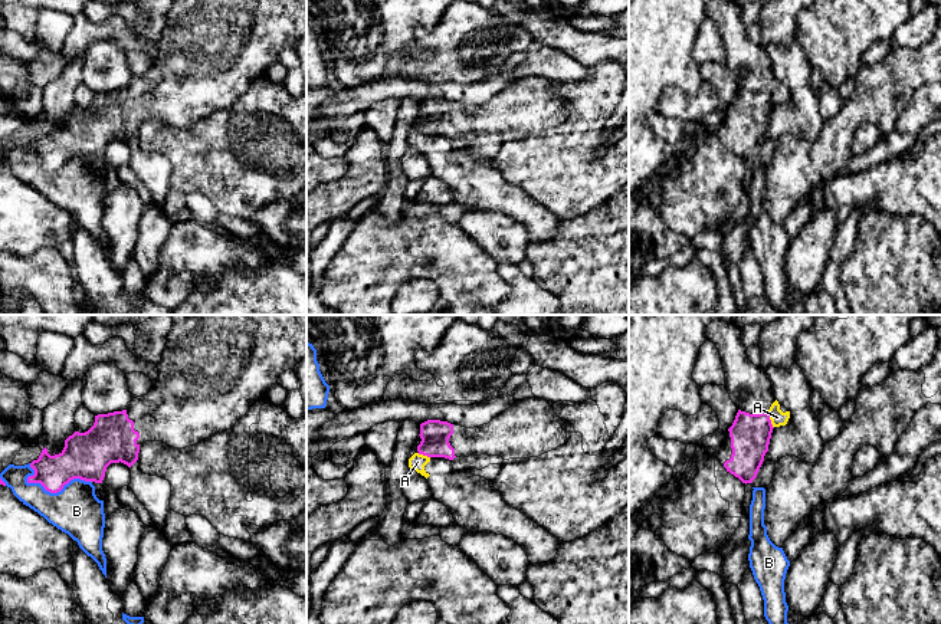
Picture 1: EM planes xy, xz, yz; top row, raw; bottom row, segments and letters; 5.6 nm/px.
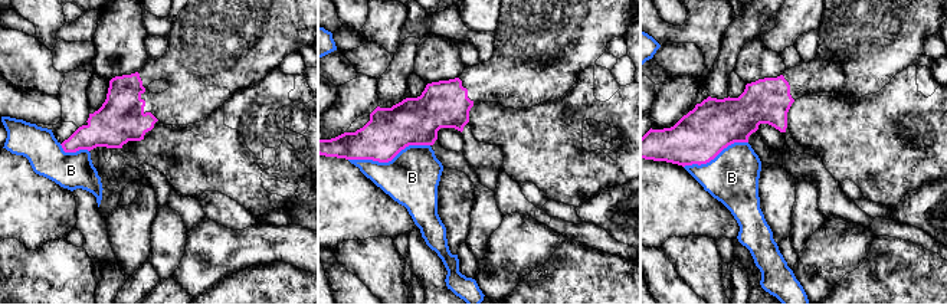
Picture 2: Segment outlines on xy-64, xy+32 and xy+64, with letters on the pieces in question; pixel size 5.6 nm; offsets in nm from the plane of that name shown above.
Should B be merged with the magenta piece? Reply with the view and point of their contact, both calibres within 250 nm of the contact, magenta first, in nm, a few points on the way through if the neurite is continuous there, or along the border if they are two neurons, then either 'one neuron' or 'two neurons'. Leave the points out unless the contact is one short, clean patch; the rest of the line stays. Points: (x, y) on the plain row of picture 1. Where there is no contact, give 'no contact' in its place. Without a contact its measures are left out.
meets magenta in xy at (58, 168); 260 nm thick on the magenta side, 280 nm on the other; two neurons

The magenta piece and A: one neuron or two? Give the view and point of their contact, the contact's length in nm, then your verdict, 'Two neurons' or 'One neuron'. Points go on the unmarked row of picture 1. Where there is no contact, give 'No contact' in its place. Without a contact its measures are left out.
Touches magenta at yz (770, 98). Shared border 90 nm. Two neurons

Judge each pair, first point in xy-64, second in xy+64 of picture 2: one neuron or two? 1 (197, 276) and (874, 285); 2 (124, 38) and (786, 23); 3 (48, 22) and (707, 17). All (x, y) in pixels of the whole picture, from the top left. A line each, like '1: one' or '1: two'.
1: two
2: two
3: two

